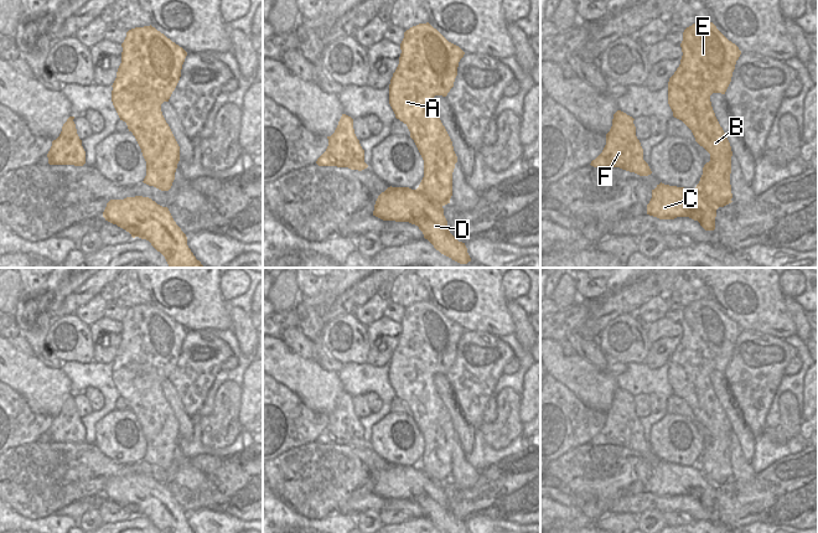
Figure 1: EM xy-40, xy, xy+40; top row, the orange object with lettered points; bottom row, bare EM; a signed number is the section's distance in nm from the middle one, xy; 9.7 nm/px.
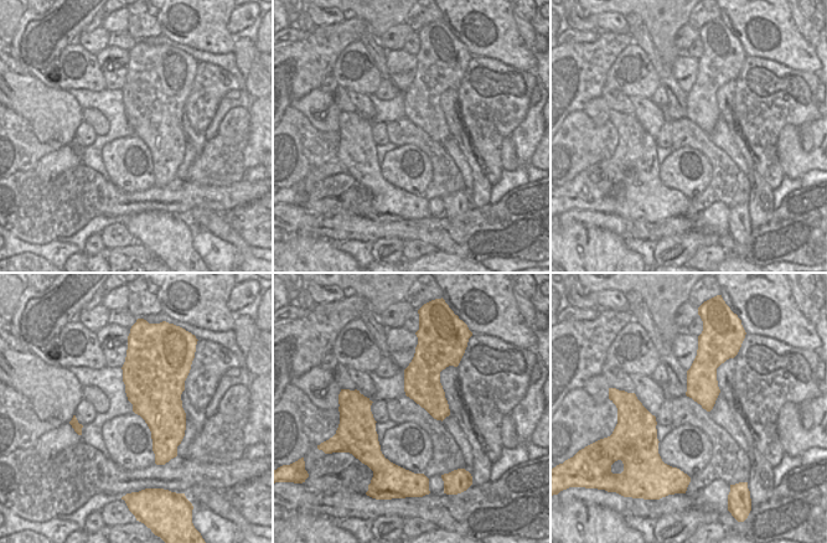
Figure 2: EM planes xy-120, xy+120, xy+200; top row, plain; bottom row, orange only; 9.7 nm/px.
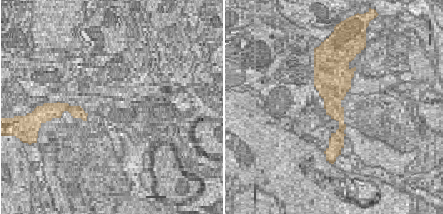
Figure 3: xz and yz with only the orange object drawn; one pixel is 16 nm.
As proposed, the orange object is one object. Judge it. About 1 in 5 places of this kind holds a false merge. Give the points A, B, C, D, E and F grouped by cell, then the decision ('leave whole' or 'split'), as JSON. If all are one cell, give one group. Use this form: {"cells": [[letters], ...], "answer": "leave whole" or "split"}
{"cells": [["A", "B", "E"], ["C", "D", "F"]], "answer": "split"}

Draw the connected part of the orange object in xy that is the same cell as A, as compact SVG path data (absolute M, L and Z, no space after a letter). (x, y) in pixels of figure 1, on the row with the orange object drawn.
M429 22L404 32L399 64L389 84L389 104L403 121L423 160L420 192L439 206L450 203L457 156L434 108L434 97L446 97L454 87L465 52L449 42Z

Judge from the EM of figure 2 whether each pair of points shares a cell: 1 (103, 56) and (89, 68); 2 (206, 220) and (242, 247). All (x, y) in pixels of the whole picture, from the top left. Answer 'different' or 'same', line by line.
1: different
2: same

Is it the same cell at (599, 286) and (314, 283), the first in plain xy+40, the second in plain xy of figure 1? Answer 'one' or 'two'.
one

